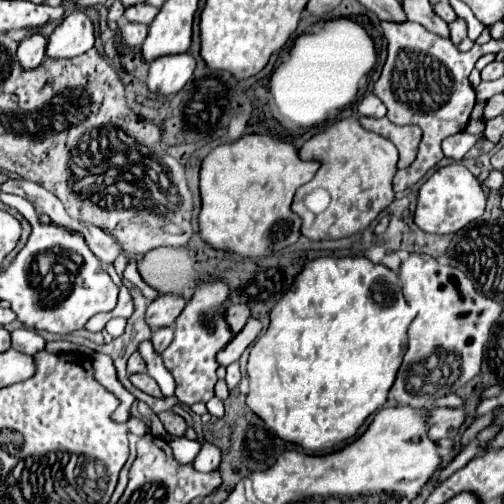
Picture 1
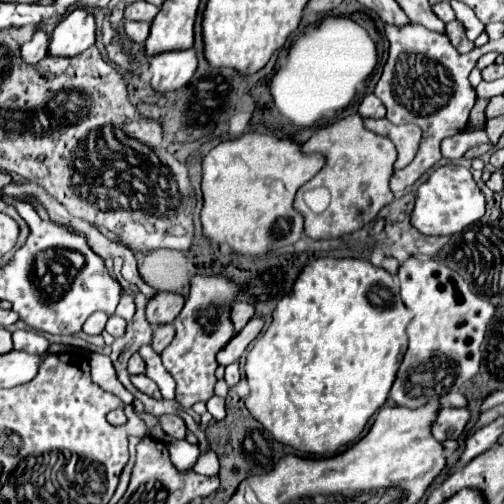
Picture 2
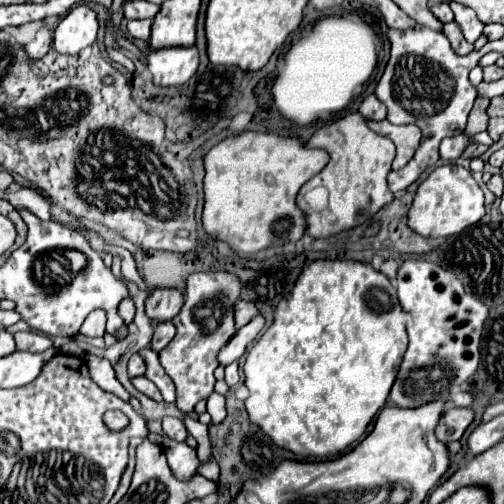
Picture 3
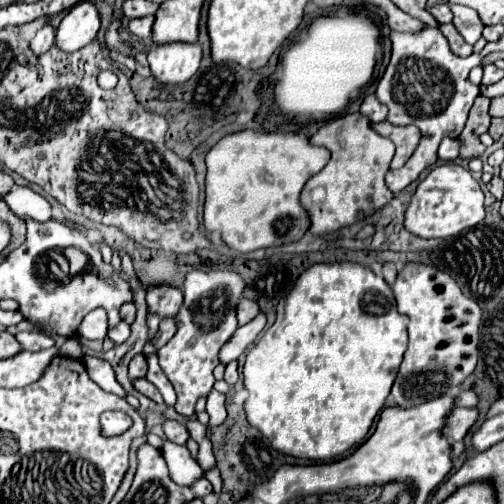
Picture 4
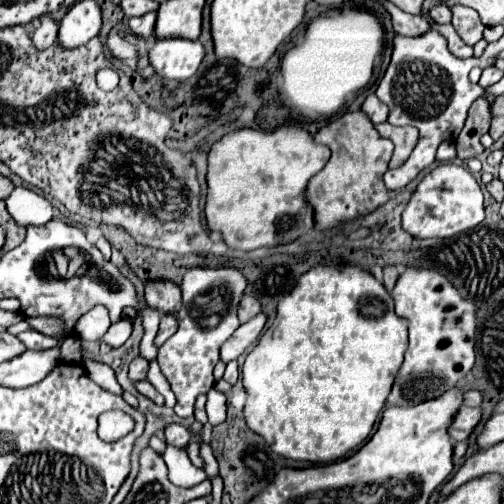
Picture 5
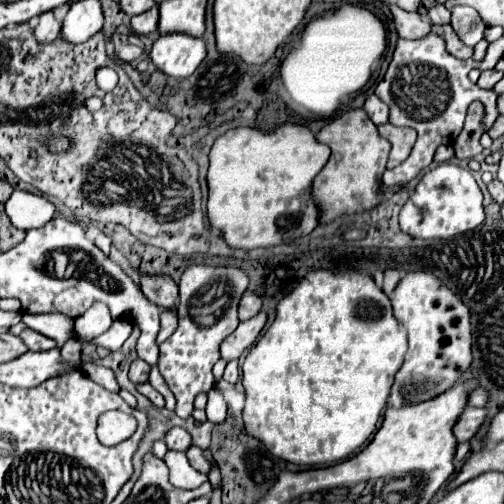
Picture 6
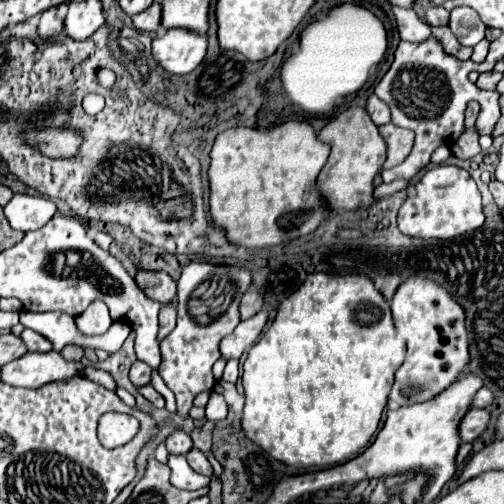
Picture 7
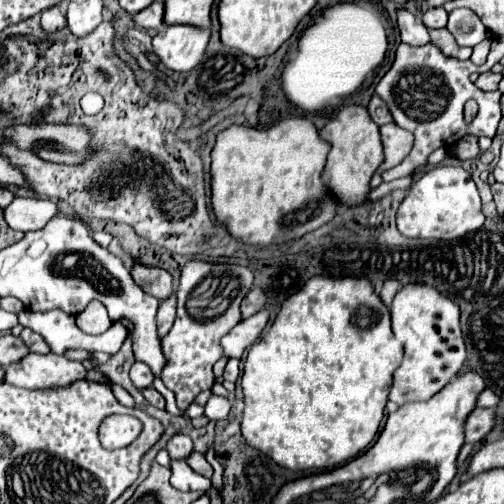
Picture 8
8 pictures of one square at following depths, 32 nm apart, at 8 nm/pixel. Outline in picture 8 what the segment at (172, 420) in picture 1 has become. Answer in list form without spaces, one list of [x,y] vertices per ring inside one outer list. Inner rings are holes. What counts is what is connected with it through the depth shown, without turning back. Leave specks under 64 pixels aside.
[[[176,434],[168,446],[166,446],[168,454],[172,460],[186,460],[190,454],[192,454],[192,440],[184,434]]]

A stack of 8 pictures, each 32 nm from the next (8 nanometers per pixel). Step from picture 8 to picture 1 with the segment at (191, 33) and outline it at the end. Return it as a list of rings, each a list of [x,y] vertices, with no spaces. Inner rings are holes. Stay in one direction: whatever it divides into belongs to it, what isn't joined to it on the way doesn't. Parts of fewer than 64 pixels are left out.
[[[190,52],[160,56],[150,62],[148,88],[160,96],[168,96],[184,88],[196,68],[196,58]]]

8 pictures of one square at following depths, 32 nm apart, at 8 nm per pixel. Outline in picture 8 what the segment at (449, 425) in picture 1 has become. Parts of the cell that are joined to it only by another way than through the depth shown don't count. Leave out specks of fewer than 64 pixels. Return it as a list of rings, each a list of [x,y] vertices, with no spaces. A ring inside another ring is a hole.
[[[476,408],[466,420],[466,442],[480,442],[496,424],[494,408]]]

